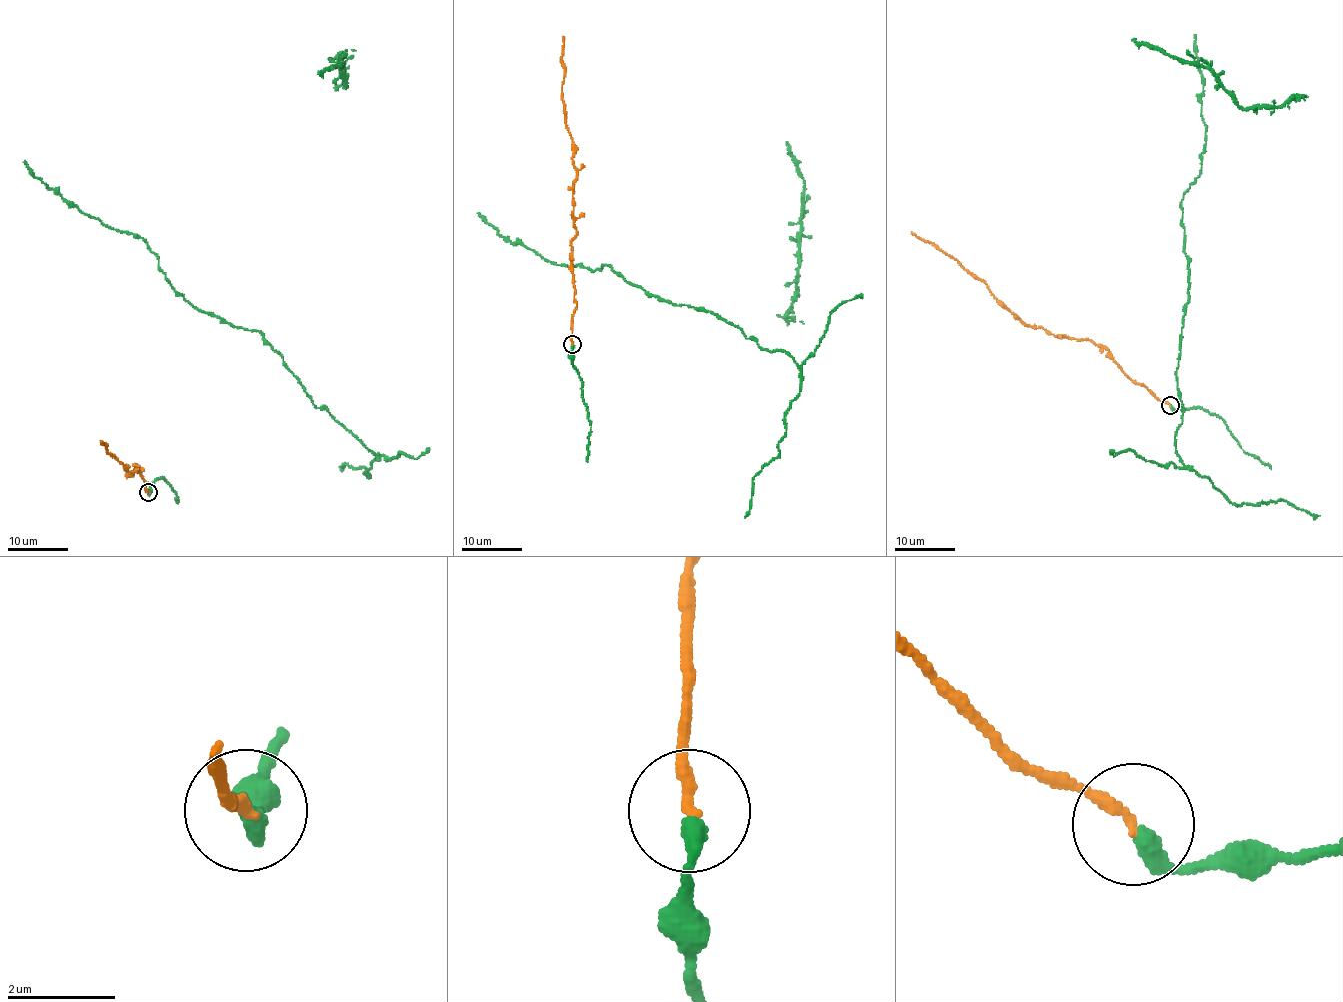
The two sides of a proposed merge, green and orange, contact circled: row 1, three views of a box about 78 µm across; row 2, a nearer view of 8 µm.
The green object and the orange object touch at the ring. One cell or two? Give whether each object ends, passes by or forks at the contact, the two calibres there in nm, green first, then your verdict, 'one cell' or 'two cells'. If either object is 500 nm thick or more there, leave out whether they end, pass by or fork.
green ends; orange ends; calibres 320 and 220 nm; one cell

